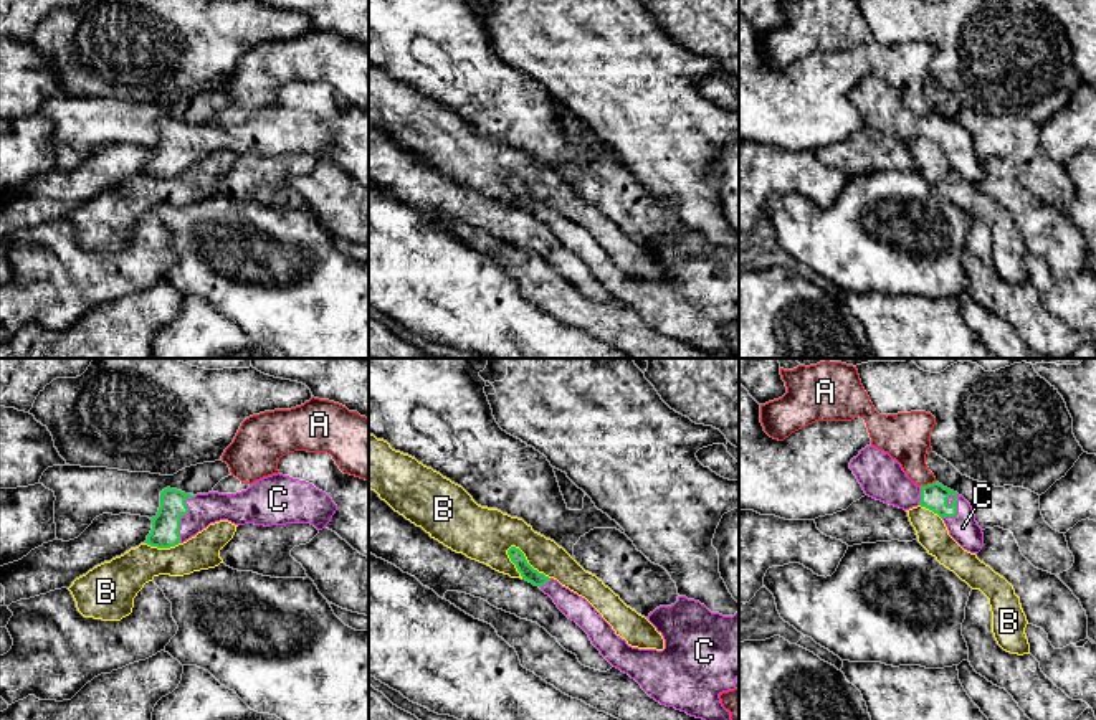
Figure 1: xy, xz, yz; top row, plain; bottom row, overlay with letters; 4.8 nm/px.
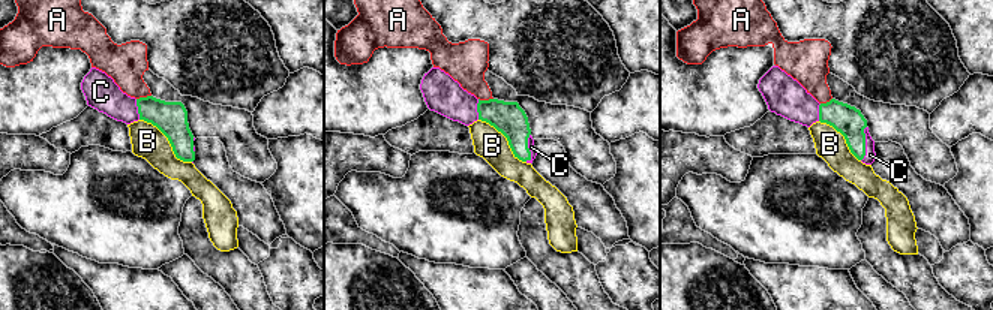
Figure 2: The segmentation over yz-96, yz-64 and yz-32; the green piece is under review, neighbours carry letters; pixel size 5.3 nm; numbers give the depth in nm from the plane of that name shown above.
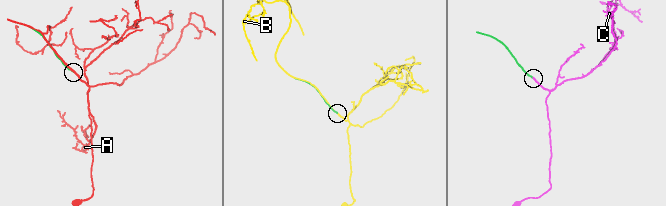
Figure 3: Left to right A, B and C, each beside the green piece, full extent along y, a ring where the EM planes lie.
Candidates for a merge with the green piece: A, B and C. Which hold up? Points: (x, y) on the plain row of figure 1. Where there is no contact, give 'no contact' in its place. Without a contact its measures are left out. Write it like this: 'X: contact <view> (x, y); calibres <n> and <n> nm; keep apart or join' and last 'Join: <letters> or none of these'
A: contact yz (928, 114); calibres 130 and 240 nm; keep apart
B: contact xz (526, 190); calibres 70 and 260 nm; keep apart
C: contact yz (956, 141); calibres 130 and 140 nm; join
Join: C

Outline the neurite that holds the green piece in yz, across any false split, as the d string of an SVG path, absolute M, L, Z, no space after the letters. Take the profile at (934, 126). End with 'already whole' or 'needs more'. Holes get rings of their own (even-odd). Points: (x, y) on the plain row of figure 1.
M874 76L861 79L851 89L850 99L866 126L904 140L926 137L944 150L949 165L964 180L970 183L982 180L982 159L975 152L970 134L957 122L939 112L914 114L896 89Z; needs more

